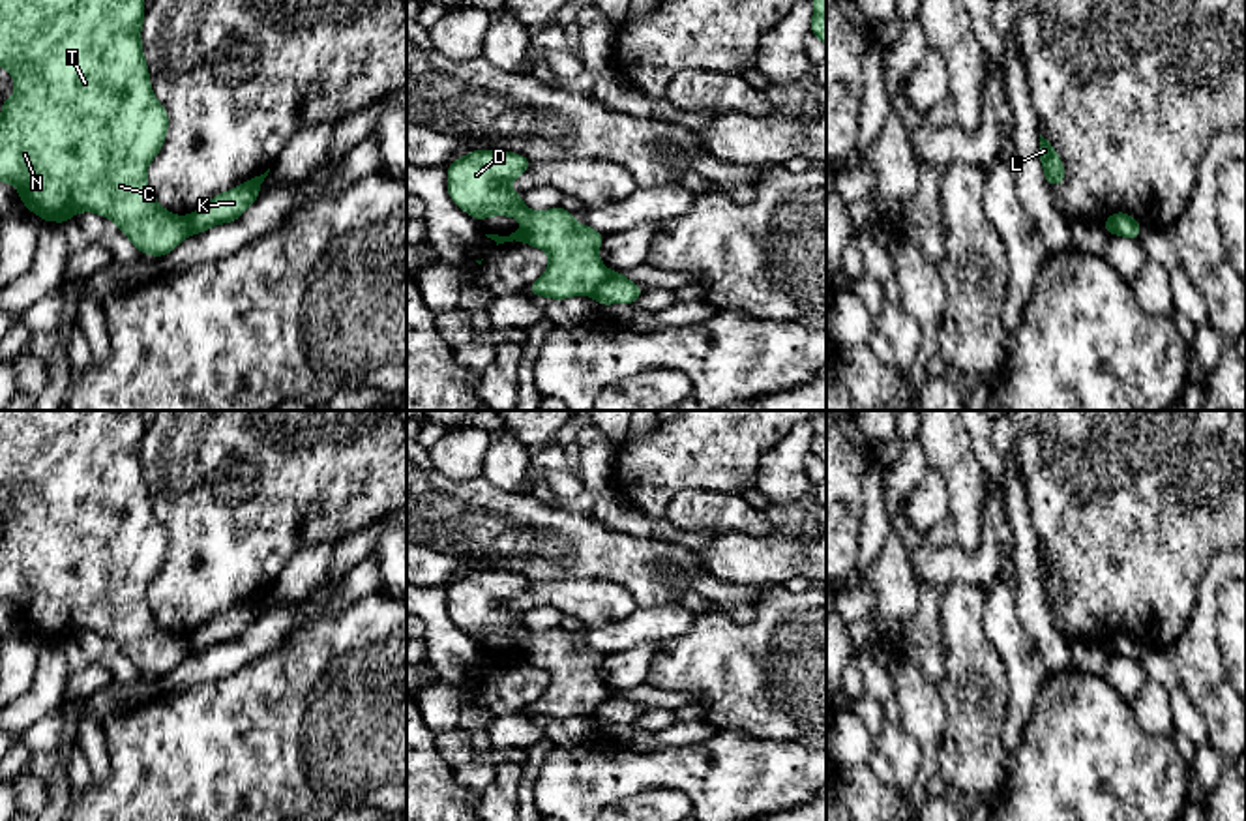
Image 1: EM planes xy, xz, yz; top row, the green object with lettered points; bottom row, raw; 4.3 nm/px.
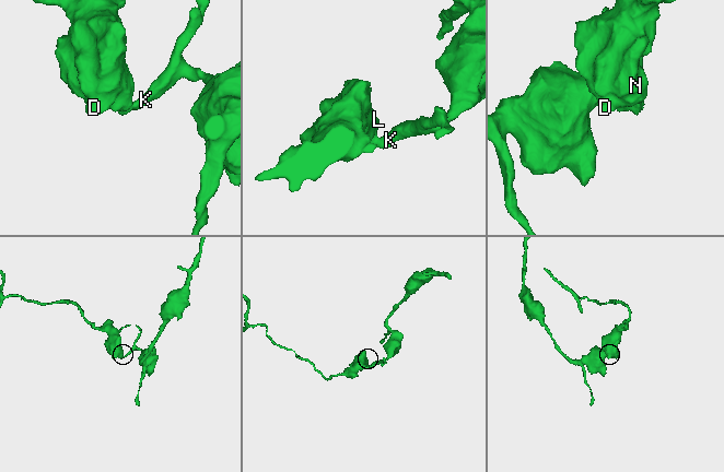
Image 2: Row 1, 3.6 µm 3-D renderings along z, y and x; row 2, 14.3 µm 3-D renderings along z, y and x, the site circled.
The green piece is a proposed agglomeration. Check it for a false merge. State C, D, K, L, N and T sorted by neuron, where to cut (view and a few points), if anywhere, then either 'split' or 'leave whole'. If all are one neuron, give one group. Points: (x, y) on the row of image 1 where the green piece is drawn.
C D L N T / K; cut in xz along (613, 274), (593, 295); split

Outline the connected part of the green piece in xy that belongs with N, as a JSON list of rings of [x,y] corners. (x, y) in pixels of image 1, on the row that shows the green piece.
[[[0,0],[0,67],[15,81],[15,94],[2,99],[0,118],[0,182],[17,187],[22,204],[43,221],[66,223],[79,212],[94,212],[112,219],[129,242],[144,255],[165,257],[189,236],[184,217],[167,212],[152,195],[146,169],[165,144],[169,114],[156,99],[150,84],[148,66],[142,54],[141,28],[146,4],[142,0]]]

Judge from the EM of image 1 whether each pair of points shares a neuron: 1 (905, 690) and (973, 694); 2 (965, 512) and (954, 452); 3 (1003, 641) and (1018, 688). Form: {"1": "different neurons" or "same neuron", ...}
{"1": "different neurons", "2": "same neuron", "3": "same neuron"}

